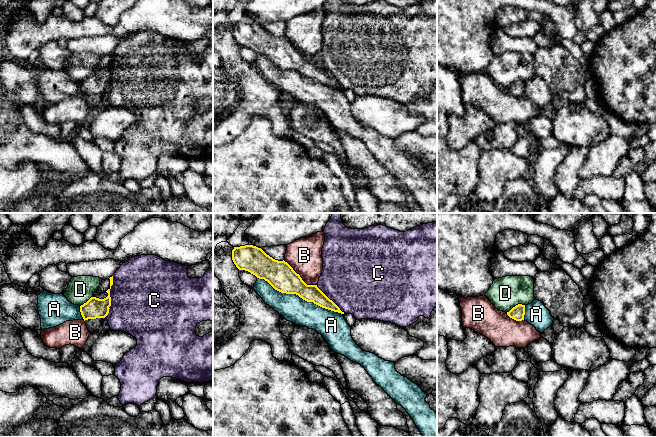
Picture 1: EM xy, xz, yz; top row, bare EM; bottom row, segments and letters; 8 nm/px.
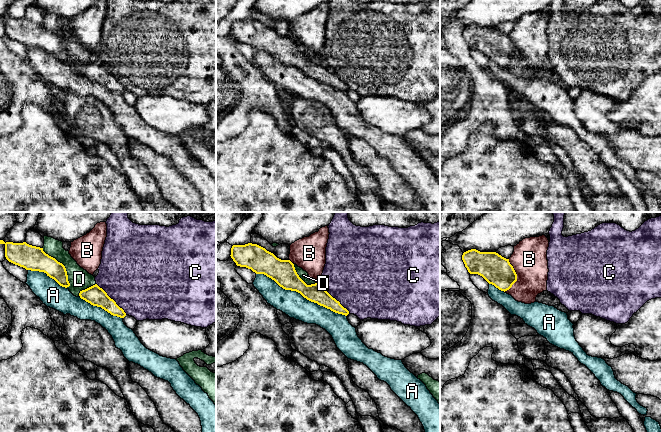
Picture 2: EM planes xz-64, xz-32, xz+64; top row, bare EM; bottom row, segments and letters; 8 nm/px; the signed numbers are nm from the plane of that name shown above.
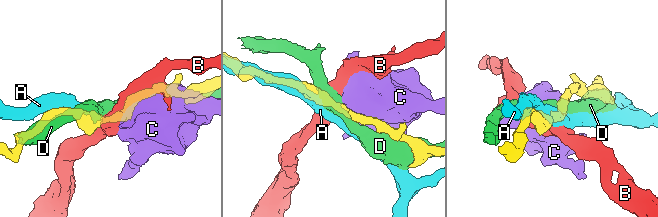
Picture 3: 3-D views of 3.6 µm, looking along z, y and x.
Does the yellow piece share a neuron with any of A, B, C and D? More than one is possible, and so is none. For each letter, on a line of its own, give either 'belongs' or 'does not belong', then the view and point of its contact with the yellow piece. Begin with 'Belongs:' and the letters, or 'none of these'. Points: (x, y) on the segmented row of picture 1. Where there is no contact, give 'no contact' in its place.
Belongs: none of these
A: does not belong; contact xz (300, 297)
B: does not belong; contact xz (299, 276)
C: does not belong; contact xy (110, 297)
D: does not belong; contact yz (516, 305)

